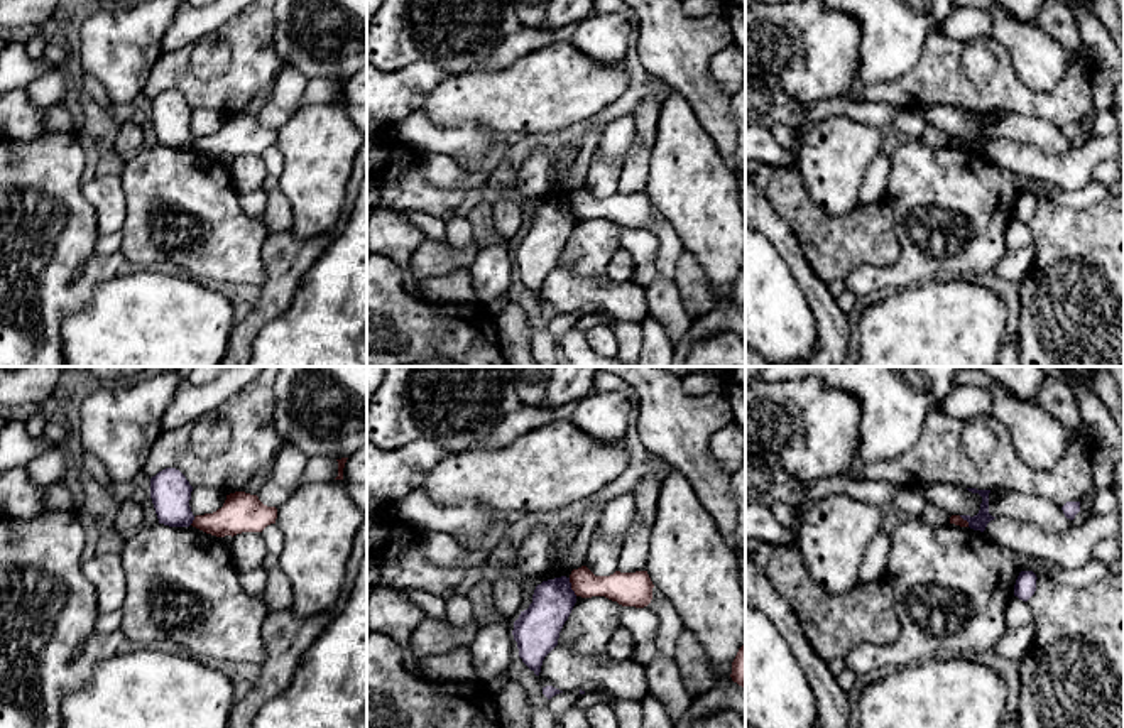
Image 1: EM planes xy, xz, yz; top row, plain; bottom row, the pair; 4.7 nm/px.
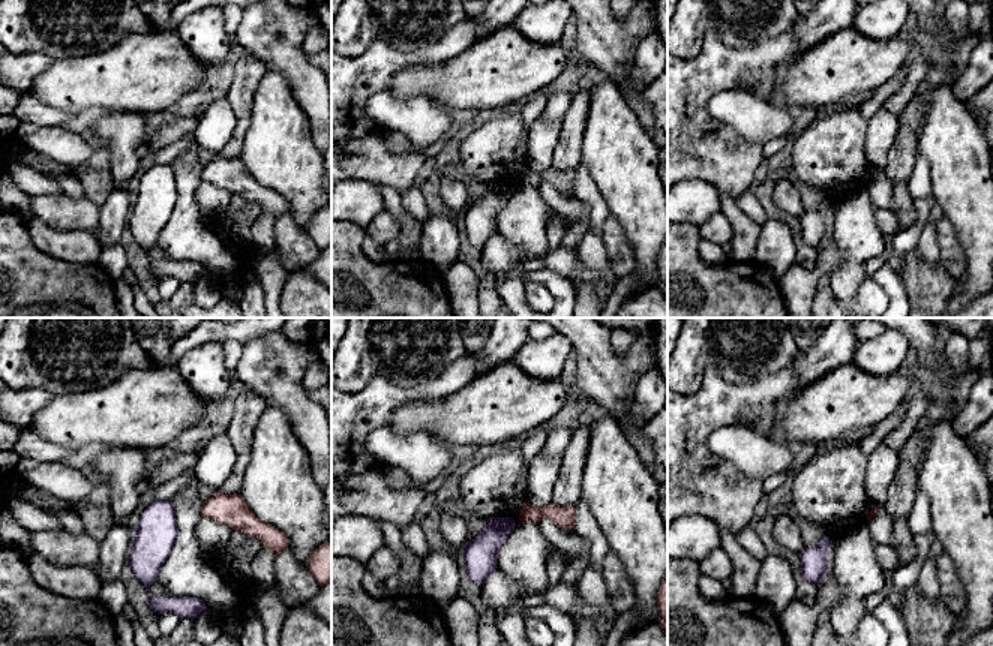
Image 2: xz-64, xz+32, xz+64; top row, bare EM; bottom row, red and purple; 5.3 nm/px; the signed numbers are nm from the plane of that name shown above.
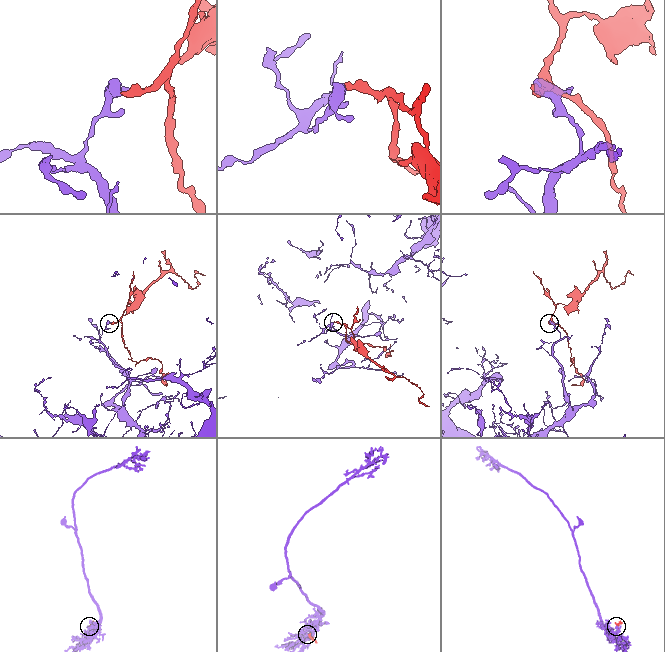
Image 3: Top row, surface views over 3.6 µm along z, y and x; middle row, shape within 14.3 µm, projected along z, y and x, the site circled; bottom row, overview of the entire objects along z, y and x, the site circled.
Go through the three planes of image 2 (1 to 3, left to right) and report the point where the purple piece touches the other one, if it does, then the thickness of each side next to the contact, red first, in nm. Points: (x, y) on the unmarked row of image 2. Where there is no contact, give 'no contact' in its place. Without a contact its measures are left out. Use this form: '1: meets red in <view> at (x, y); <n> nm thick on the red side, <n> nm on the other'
1: no contact
2: no contact
3: no contact

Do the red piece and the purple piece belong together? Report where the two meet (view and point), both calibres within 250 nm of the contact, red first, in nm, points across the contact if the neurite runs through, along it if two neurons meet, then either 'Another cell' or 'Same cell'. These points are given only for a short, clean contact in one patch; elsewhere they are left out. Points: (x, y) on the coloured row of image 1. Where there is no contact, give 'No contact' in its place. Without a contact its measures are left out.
Touches red at xz (572, 586). Thickness 150 nm (red) against 200 nm. Boundary: xz (568, 578), (570, 588), (577, 595). Another cell

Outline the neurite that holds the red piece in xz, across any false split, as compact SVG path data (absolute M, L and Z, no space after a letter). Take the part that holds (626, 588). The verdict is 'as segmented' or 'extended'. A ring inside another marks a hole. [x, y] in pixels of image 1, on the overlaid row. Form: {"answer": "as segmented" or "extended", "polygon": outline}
{"answer": "as segmented", "polygon": "M587 566L573 569L570 574L571 589L576 596L605 596L622 606L644 608L652 600L652 581L647 571L595 576Z"}

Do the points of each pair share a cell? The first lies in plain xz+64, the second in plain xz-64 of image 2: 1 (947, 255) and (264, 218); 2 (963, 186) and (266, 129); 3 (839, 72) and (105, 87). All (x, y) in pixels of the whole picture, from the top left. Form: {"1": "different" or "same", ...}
{"1": "different", "2": "same", "3": "same"}

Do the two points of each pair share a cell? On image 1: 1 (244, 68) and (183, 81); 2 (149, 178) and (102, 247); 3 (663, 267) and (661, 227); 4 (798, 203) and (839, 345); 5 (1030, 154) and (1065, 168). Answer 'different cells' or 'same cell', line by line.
1: same cell
2: different cells
3: same cell
4: different cells
5: same cell

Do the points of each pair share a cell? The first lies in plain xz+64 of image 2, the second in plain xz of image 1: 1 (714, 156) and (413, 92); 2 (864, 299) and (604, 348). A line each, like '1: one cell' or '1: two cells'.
1: one cell
2: one cell

